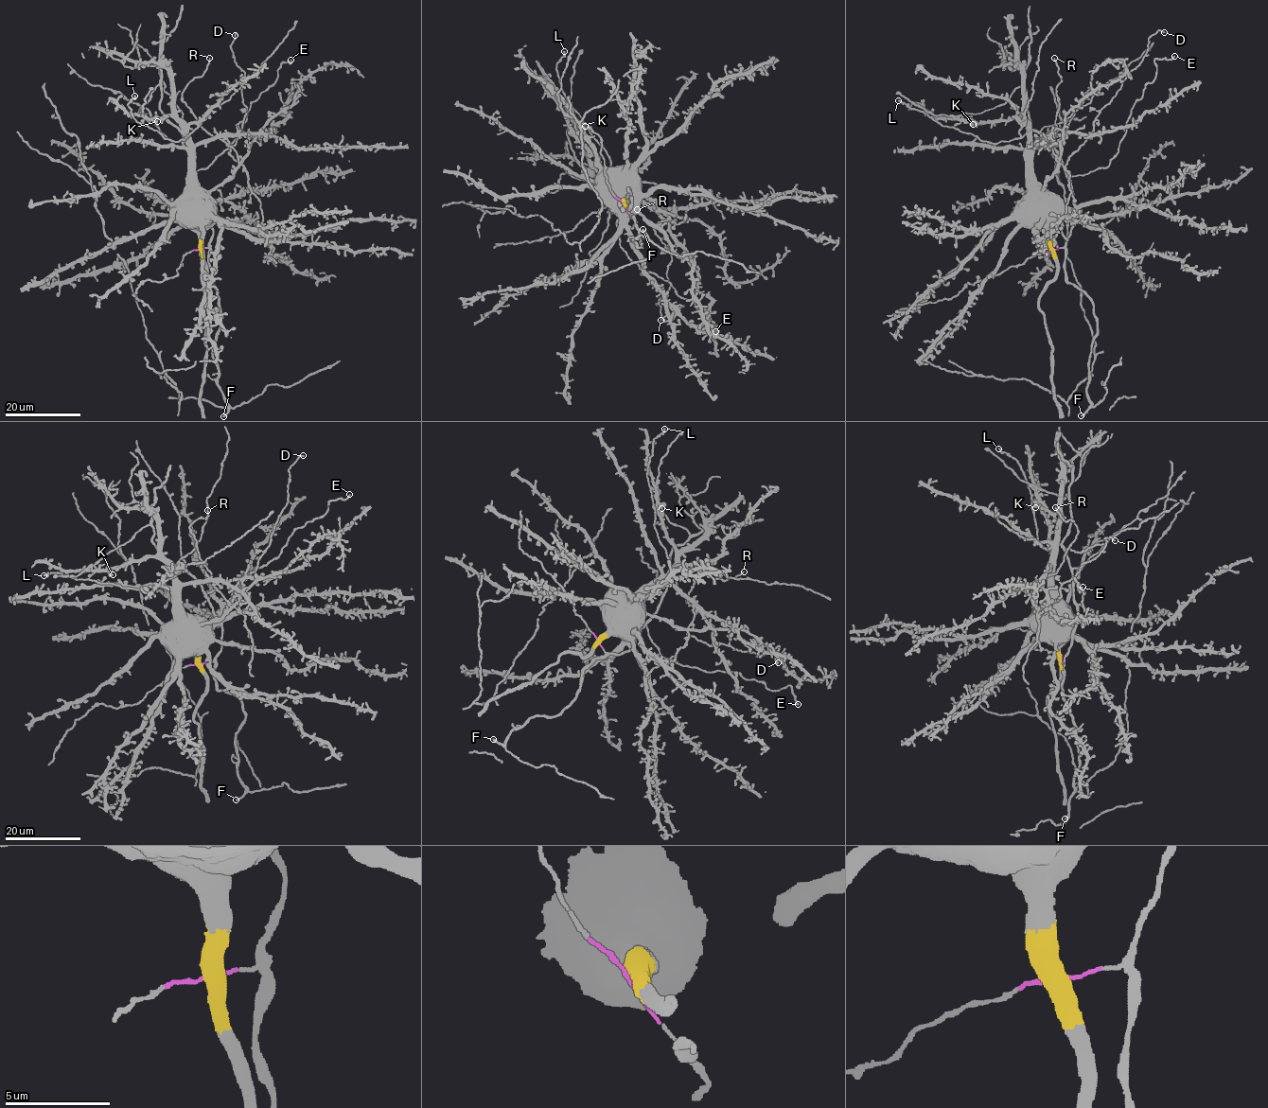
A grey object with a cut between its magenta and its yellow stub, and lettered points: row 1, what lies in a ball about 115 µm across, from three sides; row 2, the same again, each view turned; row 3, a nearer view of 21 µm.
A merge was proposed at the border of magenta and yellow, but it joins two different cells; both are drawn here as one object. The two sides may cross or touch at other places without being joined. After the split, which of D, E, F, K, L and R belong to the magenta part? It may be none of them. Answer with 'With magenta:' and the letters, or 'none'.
With magenta: E, F, L

